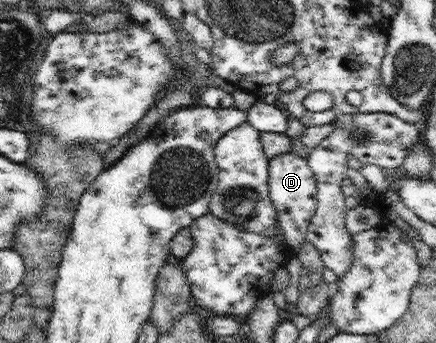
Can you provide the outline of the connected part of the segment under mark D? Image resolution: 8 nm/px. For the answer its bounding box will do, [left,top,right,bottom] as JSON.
[269,152,317,252]

